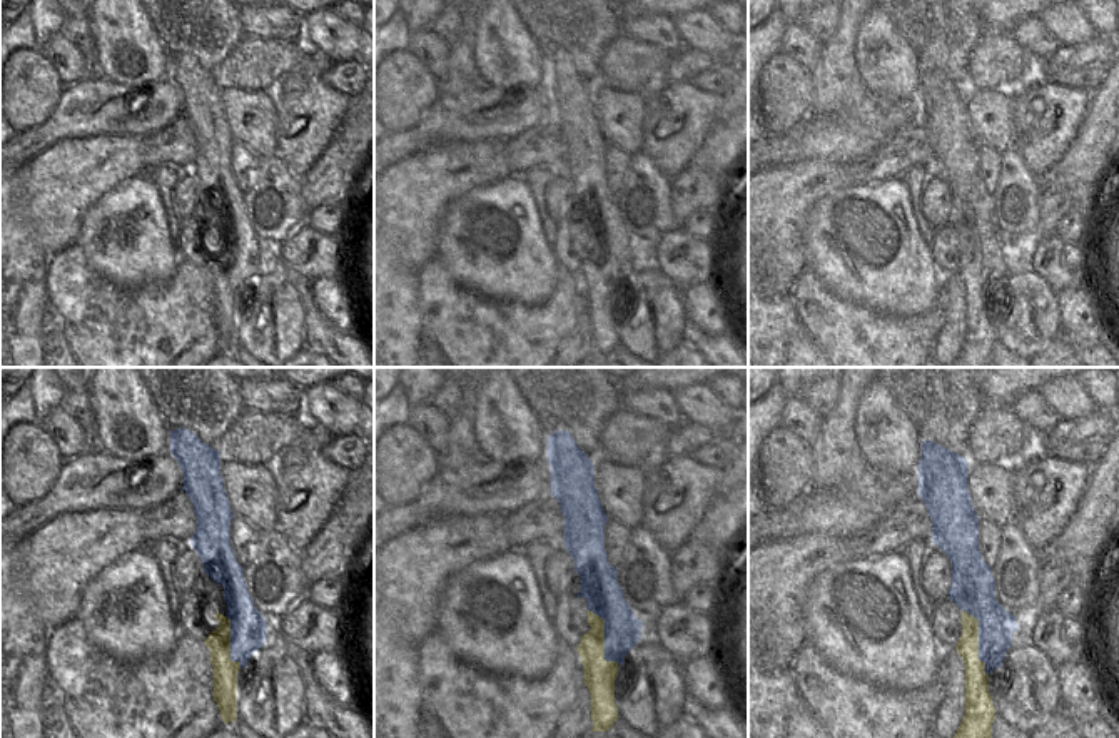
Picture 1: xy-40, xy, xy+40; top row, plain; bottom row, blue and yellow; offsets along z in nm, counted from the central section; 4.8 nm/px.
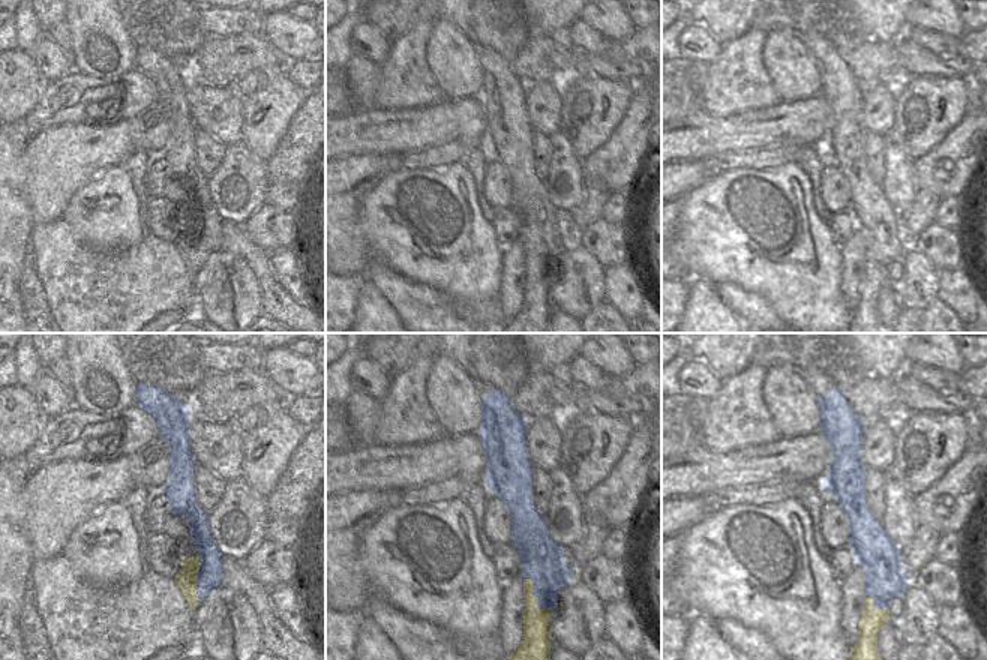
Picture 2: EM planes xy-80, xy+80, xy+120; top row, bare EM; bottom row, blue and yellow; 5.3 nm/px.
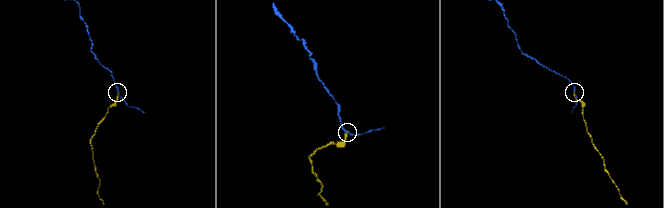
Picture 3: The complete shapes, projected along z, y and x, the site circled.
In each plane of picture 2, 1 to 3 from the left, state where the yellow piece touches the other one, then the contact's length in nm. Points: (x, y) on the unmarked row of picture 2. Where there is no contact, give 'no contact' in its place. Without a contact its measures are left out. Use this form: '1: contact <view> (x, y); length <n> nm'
1: contact xy-80 (197, 242); length 260 nm
2: contact xy+80 (534, 260); length 220 nm
3: contact xy+120 (875, 269); length 130 nm

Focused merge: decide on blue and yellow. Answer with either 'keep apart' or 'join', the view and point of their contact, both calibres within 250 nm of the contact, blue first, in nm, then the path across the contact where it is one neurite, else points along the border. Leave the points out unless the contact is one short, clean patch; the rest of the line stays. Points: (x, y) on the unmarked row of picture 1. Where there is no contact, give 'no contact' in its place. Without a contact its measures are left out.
keep apart | xy+40 (979, 266) | 200/110 nm | along xy+40 (962, 236), (977, 246), (977, 283), (984, 289), (987, 301)

